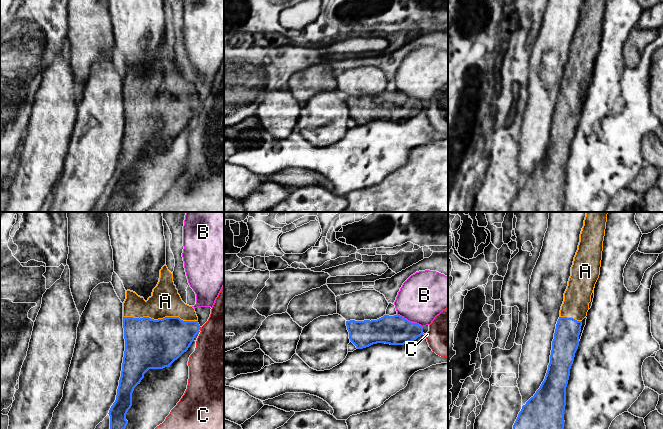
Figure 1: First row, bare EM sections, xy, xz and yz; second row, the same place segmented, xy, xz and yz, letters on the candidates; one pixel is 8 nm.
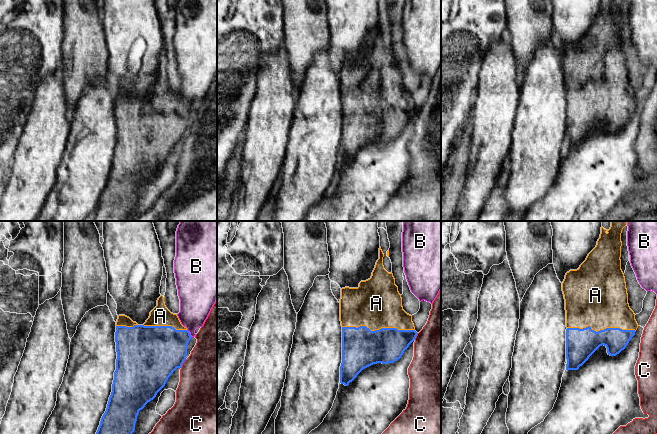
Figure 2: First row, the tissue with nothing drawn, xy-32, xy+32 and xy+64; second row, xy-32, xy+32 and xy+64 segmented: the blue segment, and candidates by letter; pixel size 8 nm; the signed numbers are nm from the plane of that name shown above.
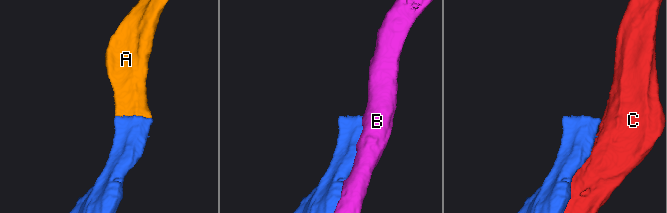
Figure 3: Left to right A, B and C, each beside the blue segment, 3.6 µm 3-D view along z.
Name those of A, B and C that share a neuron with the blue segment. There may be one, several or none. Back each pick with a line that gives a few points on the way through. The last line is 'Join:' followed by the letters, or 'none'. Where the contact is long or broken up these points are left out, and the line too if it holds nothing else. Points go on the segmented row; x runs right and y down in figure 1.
Join: A

